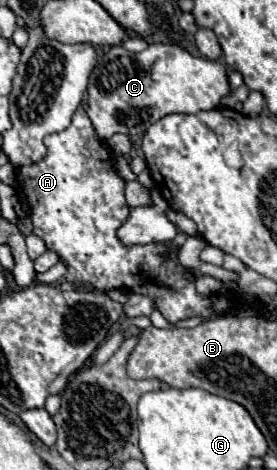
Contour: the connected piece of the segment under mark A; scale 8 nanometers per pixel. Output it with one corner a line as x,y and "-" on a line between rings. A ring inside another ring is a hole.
79,106
73,114
67,130
47,136
43,144
47,146
47,154
39,162
17,170
17,190
23,190
23,200
29,206
33,234
37,234
45,246
57,252
59,260
67,264
67,282
87,282
97,294
119,288
149,296
155,308
171,324
191,316
261,316
259,310
245,304
235,304
225,294
201,296
195,288
193,270
183,268
177,262
177,250
167,252
167,242
125,246
117,238
119,226
131,212
125,200
125,180
115,172
111,150
97,136
83,106

